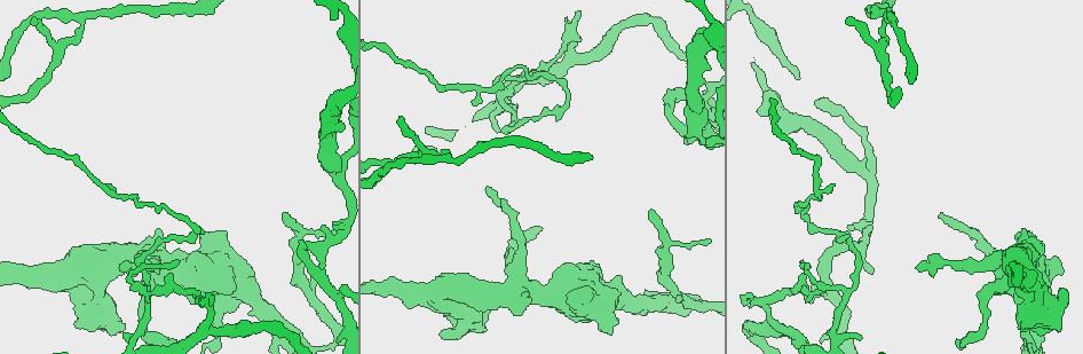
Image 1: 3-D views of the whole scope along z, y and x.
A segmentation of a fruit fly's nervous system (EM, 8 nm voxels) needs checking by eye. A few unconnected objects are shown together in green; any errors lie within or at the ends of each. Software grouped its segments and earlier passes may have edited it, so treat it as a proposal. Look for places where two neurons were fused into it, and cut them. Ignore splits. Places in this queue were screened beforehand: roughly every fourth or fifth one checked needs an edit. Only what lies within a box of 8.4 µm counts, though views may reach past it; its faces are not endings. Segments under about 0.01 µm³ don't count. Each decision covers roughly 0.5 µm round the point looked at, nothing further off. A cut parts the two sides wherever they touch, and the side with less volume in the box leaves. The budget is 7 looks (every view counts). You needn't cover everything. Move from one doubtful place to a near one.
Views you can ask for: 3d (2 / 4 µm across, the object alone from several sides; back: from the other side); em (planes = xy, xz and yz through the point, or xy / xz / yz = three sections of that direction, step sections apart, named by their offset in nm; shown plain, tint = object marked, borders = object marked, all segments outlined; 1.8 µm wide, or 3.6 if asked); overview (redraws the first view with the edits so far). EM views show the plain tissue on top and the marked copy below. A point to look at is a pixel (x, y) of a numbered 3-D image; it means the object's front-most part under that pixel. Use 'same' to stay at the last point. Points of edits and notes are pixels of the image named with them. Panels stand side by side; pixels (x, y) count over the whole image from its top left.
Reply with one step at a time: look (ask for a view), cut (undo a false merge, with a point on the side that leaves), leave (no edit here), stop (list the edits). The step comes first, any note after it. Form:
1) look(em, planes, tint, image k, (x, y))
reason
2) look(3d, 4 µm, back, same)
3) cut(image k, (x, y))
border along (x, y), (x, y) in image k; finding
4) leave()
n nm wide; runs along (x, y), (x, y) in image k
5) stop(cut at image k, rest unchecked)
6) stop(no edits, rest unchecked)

look(em, planes, tint, image 1, (701, 44))
thick turns thin

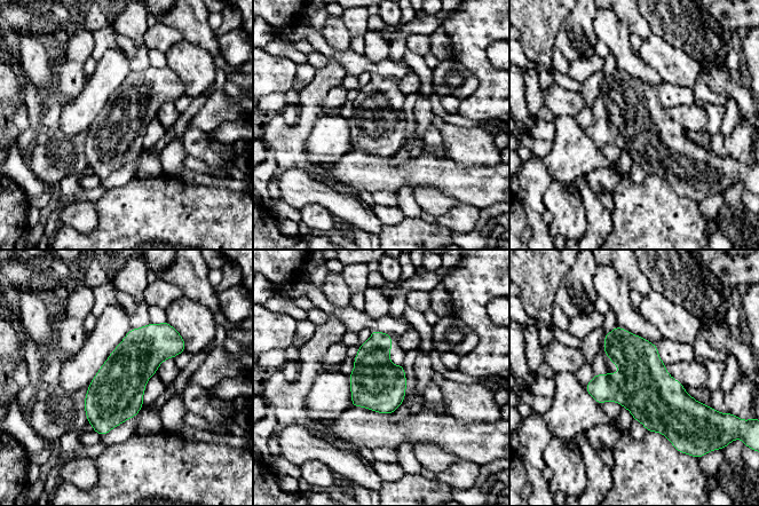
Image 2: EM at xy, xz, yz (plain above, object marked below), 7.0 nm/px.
leave()
continuous, no second neuron

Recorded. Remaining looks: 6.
look(em, planes, tint, image 1, (204, 302))

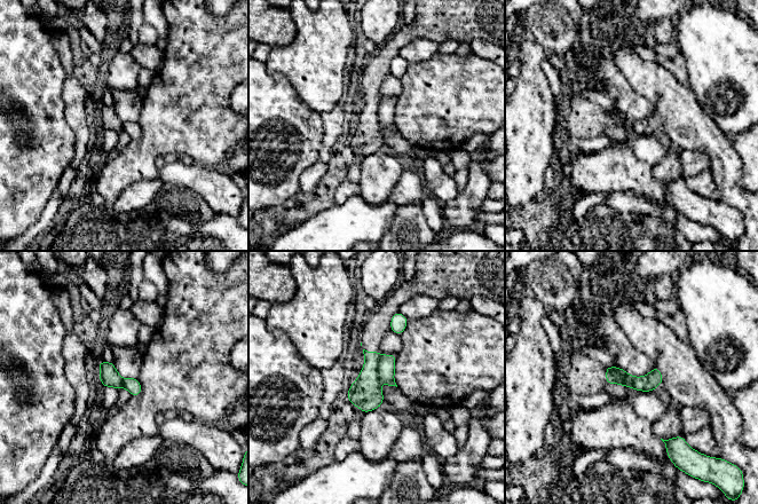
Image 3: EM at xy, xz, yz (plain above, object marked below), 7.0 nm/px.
cut(image 3, (365, 392))
130 nm wide; a second neuron is stuck on

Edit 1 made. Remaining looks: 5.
look(overview)

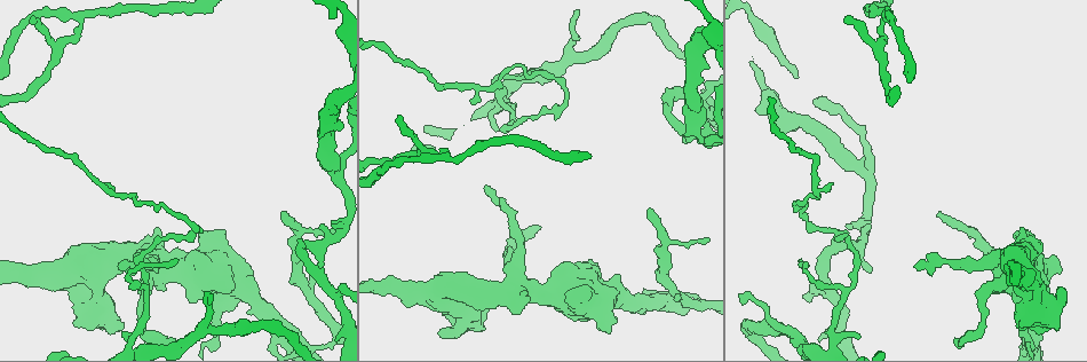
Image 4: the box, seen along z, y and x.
look(3d, 4 µm, back, image 4, (832, 295))
three-way junction

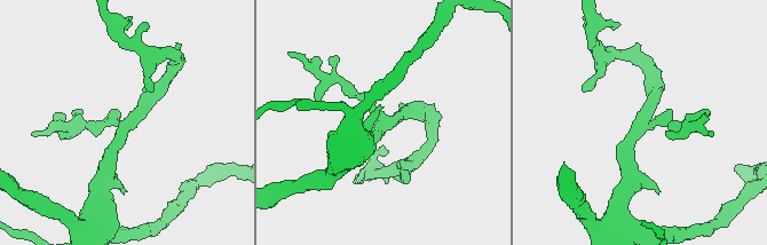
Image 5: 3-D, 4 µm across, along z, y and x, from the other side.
look(em, planes, tint, image 5, (382, 125))
3 arms

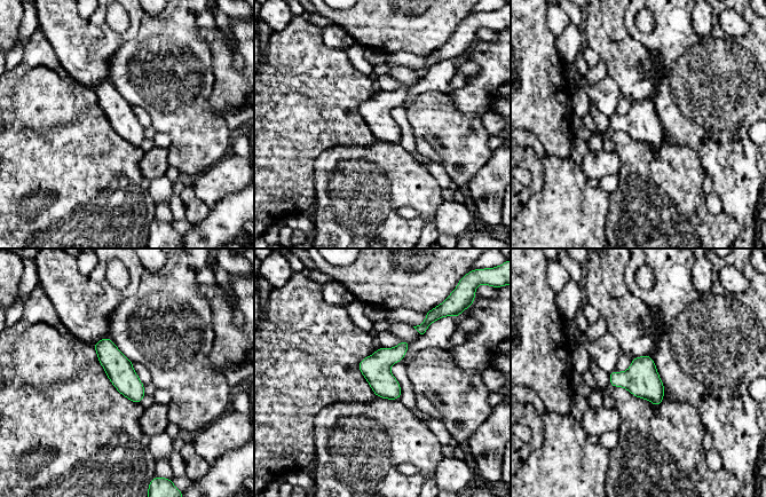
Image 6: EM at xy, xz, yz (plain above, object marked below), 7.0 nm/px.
leave()
one neuron here

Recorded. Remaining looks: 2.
stop(cut at image 3, rest unchecked)

